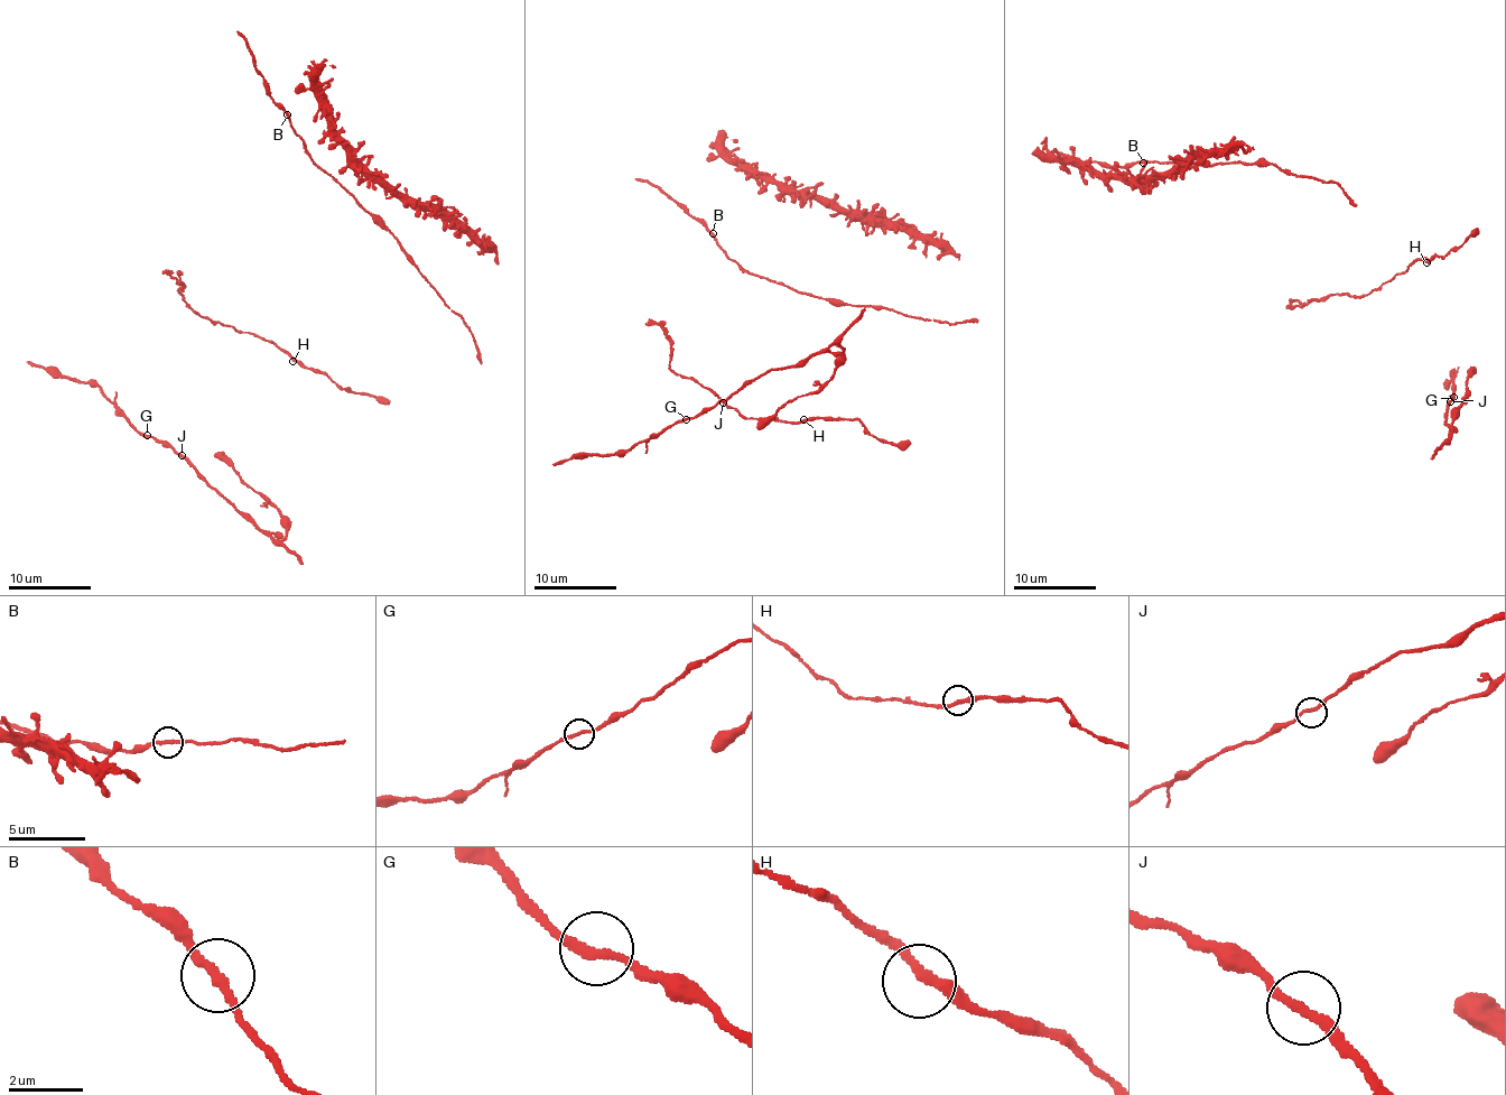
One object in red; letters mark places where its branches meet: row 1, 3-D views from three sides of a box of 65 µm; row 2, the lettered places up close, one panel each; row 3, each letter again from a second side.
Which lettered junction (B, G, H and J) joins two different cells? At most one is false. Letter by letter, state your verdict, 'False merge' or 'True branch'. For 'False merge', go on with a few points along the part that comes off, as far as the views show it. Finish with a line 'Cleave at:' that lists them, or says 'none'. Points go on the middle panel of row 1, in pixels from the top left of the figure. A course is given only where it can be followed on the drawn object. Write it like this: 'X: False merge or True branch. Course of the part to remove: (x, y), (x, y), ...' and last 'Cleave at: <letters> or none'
B: True branch
G: True branch
H: True branch
J: True branch
Cleave at: none

